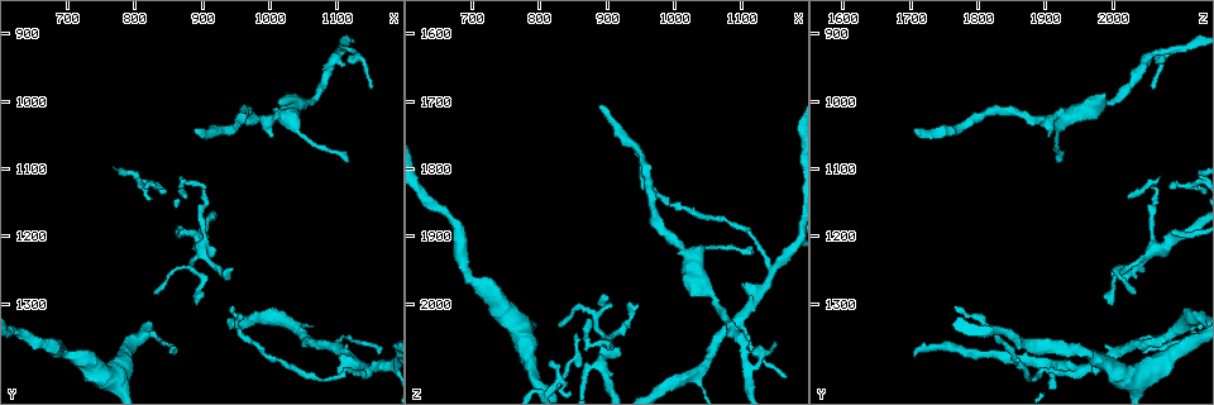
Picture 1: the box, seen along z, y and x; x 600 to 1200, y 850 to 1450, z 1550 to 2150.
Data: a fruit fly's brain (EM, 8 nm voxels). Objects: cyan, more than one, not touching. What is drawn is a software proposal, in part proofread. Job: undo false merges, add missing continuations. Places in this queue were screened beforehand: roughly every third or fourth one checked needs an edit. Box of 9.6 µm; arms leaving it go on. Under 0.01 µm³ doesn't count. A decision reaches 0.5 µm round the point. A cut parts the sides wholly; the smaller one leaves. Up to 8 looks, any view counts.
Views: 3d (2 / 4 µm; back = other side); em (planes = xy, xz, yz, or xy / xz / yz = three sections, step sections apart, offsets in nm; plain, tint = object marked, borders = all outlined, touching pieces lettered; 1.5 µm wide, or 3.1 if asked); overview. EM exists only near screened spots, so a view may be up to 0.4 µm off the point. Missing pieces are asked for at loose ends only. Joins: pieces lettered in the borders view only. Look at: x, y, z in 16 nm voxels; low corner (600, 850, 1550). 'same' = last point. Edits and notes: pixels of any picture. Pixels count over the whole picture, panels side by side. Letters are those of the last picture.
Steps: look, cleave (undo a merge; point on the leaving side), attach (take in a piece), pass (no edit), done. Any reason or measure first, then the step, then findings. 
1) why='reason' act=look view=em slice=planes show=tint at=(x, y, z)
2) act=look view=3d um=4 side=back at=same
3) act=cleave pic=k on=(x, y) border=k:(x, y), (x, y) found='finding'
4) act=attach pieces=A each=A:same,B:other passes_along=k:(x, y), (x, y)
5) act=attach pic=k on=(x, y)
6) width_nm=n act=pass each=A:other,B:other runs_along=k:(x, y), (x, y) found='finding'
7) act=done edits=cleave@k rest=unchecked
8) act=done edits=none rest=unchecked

why='end of a long branch' act=look view=em slice=planes show=borders at=(890, 1040, 1710)

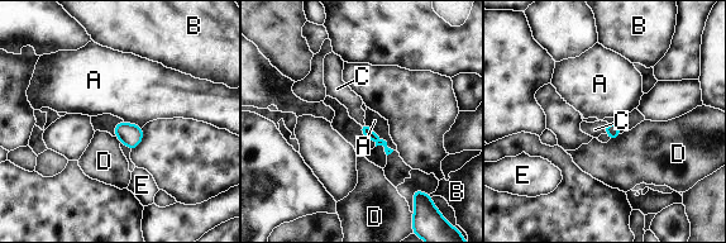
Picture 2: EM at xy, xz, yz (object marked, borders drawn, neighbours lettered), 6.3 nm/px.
act=attach pieces=C each=A:other,B:other,C:same,D:other,E:other found='it goes on there'

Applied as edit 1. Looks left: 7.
why='a fork' act=look view=em slice=planes show=borders at=(1025, 1020, 1930)

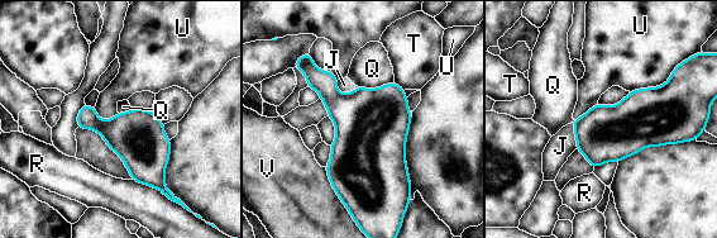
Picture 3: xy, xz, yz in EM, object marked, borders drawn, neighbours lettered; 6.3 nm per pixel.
width_nm=360 act=pass each=J:other,Q:other,R:other,T:other,U:other,V:other border=3:(674, 67), (663, 84), (629, 91) found='one cell here'

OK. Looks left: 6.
why='free end' act=look view=3d um=4 at=(890, 1300, 1995)

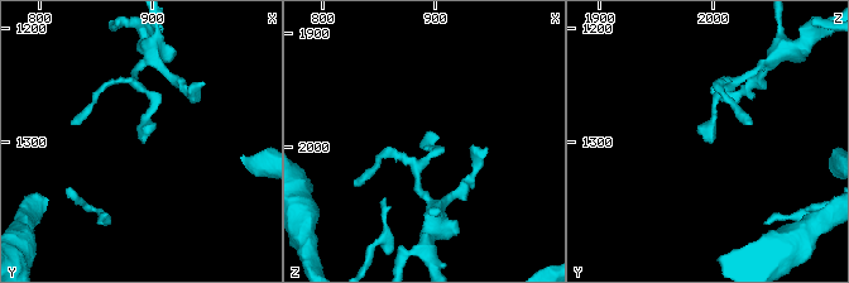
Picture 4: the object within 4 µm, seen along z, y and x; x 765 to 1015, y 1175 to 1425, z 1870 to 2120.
act=look view=em um=3.1 slice=xz step=8 show=tint at=(894, 1304, 1996)

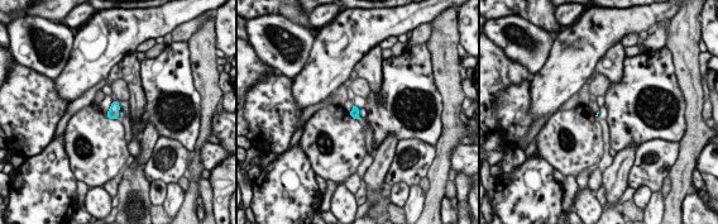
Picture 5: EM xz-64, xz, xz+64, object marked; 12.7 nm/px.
why='another direction' act=look view=em um=3.1 slice=planes show=borders at=same

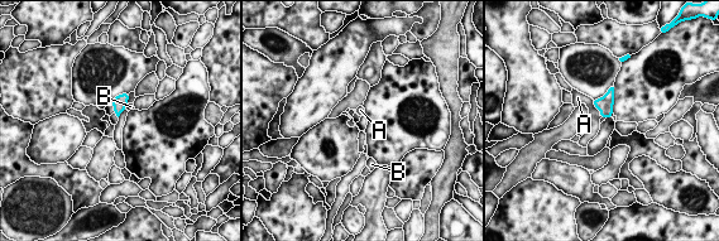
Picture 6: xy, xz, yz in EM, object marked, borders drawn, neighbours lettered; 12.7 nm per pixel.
width_nm=120 longest_contact=A:220nm act=pass each=A:other,B:other found='none of them fits'

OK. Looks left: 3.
act=done edits=attach@2 rest=unchecked

